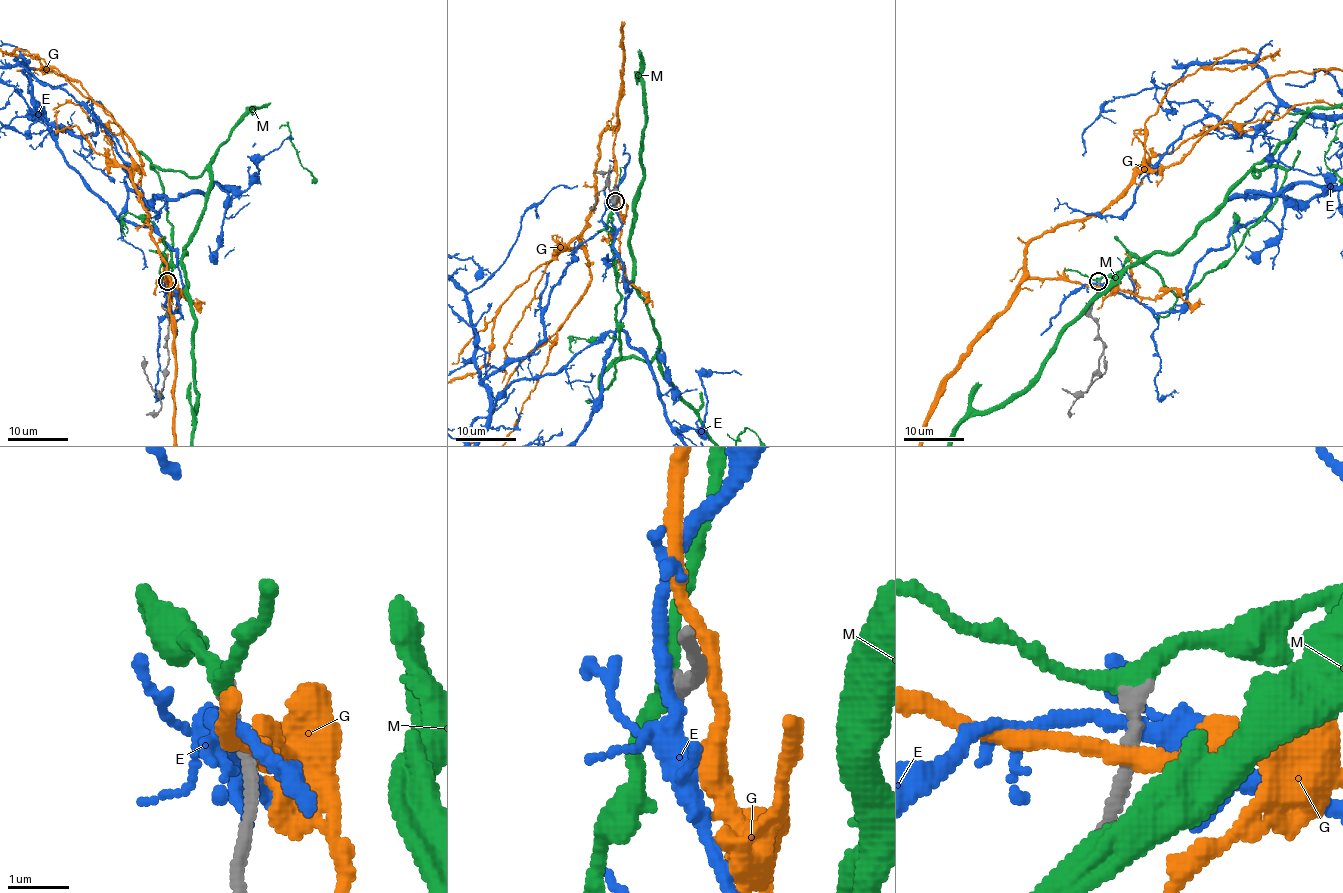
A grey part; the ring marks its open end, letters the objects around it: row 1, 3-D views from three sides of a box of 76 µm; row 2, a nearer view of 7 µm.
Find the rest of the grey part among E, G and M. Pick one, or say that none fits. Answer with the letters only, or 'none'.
M

